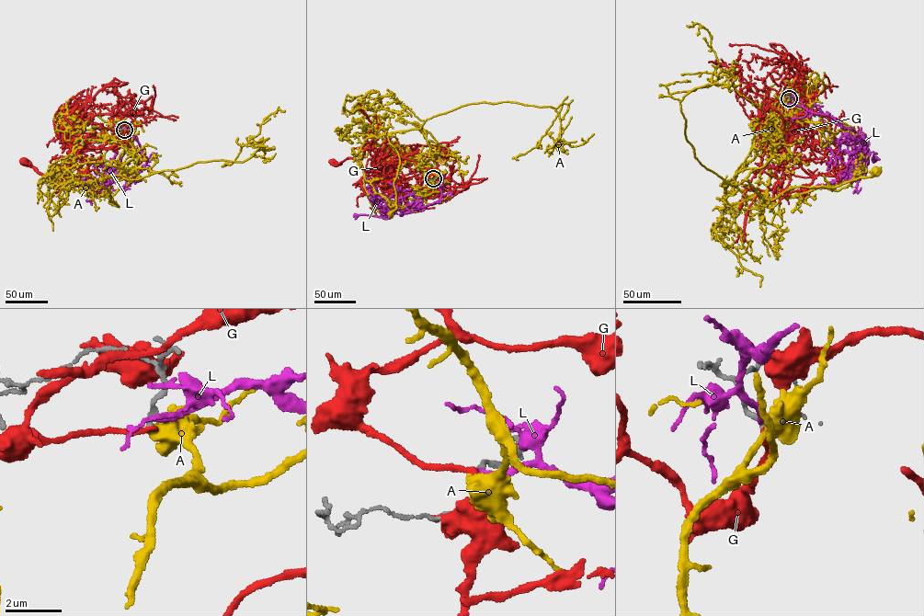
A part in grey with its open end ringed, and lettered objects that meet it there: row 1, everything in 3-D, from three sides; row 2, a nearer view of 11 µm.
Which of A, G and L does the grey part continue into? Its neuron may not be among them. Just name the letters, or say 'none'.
A

